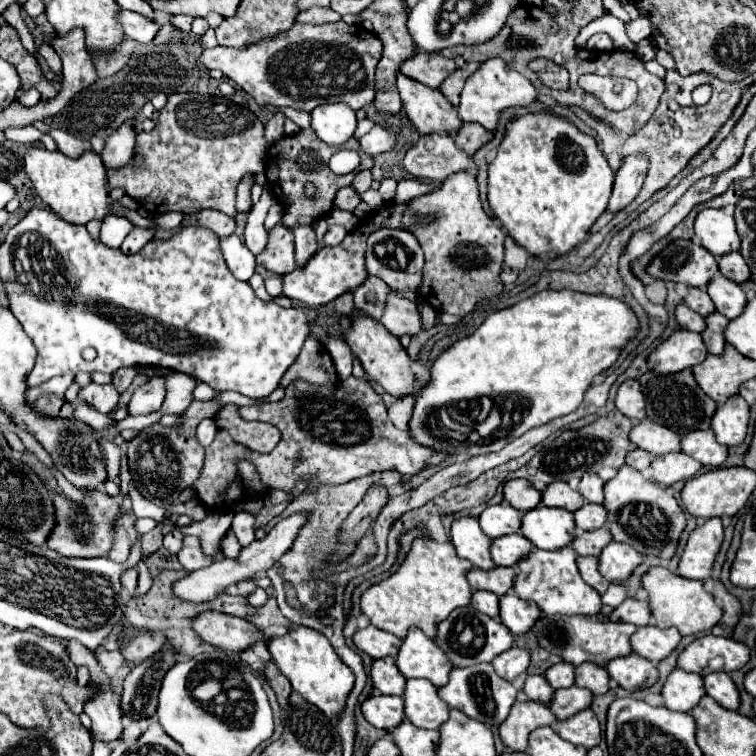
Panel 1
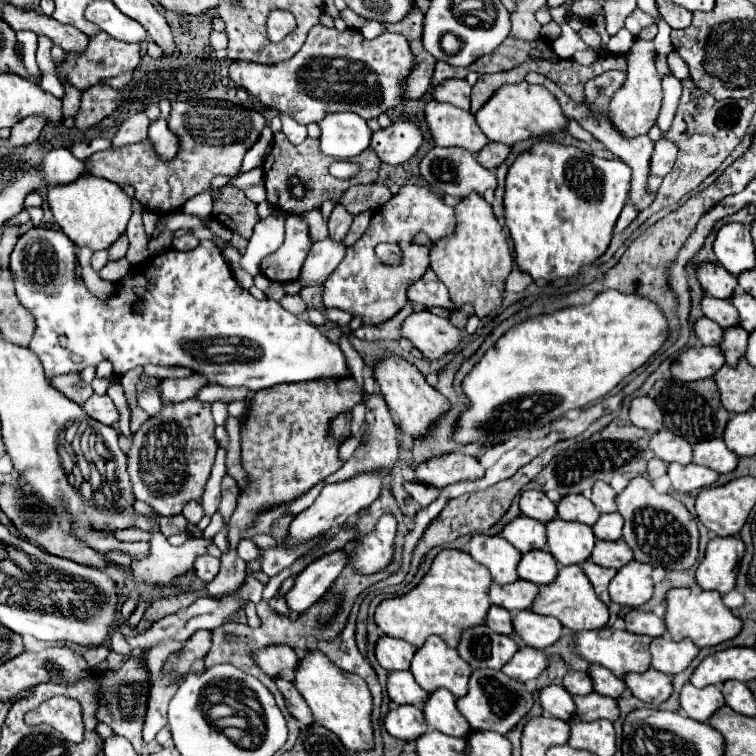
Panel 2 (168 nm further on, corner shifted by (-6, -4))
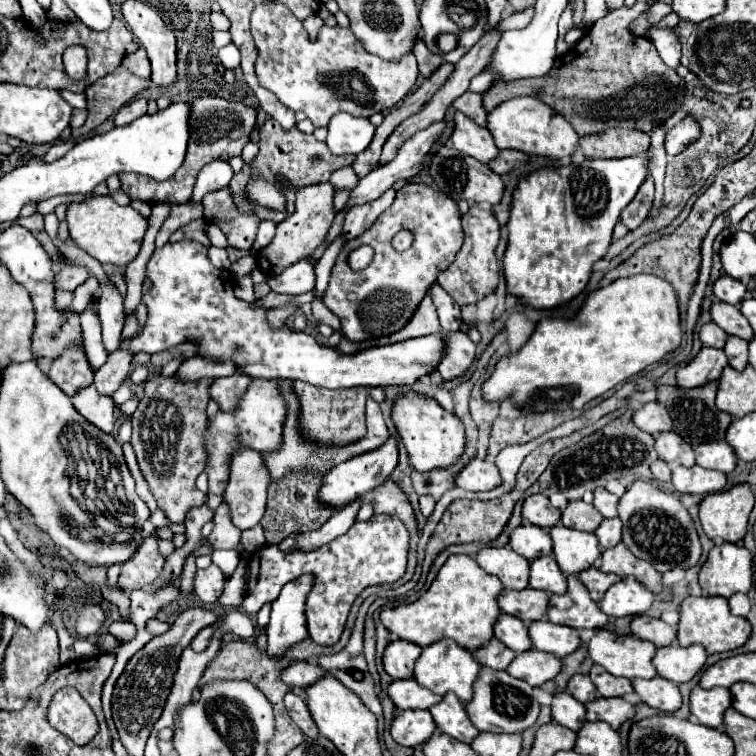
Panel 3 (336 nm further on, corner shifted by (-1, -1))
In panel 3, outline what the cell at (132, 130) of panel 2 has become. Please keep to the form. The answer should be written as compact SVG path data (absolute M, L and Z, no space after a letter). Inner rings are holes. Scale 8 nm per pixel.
M138 99L138 101L132 101L132 103L124 105L124 107L116 113L116 125L128 125L128 123L132 123L134 119L146 115L146 105L148 105L146 99Z

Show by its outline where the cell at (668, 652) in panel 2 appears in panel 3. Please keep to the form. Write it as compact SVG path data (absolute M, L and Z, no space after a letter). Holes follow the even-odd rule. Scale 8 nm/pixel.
M670 645L662 647L654 655L654 667L658 669L658 675L680 685L690 681L706 663L706 649L704 645L692 645L692 647L680 647Z

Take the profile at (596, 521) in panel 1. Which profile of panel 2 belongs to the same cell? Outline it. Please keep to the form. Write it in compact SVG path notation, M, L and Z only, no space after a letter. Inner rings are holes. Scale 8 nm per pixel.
M619 512L601 514L597 524L593 524L593 534L599 540L619 540L621 528L623 528L623 518L619 516Z

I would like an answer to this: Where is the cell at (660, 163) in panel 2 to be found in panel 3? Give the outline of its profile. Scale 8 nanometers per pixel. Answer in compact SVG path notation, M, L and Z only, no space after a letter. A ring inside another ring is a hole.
M688 115L666 133L666 153L668 155L682 153L688 143L696 141L696 137L700 137L700 125L696 125L696 119Z

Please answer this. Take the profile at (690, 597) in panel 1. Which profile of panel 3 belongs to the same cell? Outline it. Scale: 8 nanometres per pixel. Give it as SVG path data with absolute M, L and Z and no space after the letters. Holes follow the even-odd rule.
M686 597L680 607L680 623L678 623L680 647L702 643L710 655L724 653L742 647L750 635L752 635L750 623L744 617L732 615L728 601L724 597Z

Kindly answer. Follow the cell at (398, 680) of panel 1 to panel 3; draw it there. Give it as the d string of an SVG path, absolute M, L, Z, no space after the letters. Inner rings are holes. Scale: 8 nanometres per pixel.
M404 679L404 681L394 681L388 689L390 699L394 701L394 705L398 709L430 709L432 705L440 703L442 697L422 689L422 685L418 685L416 679Z

